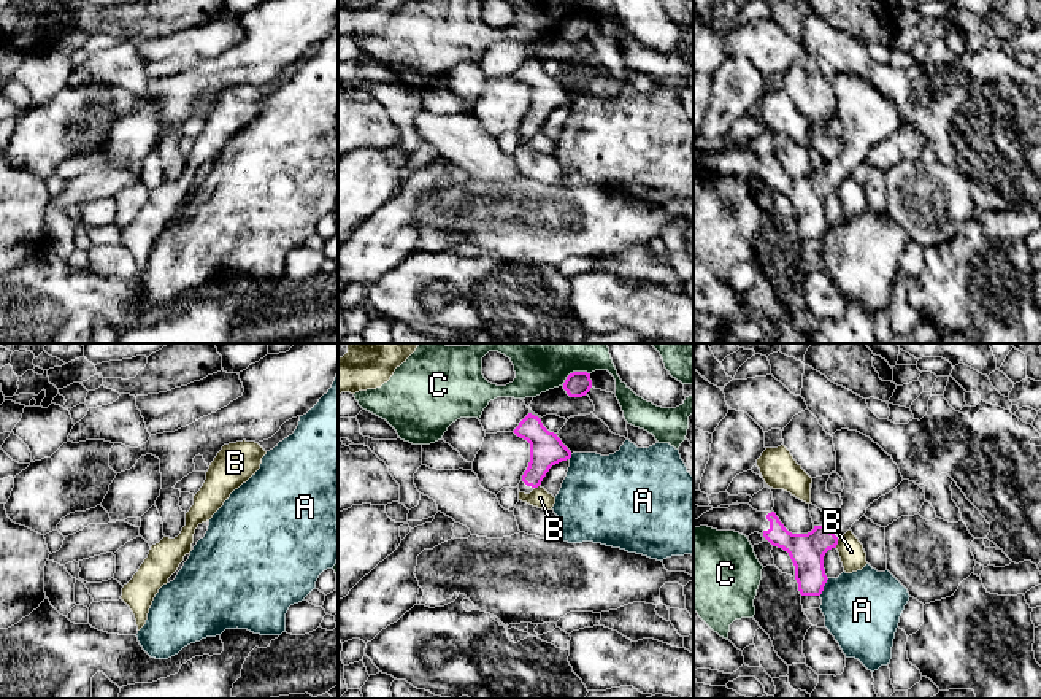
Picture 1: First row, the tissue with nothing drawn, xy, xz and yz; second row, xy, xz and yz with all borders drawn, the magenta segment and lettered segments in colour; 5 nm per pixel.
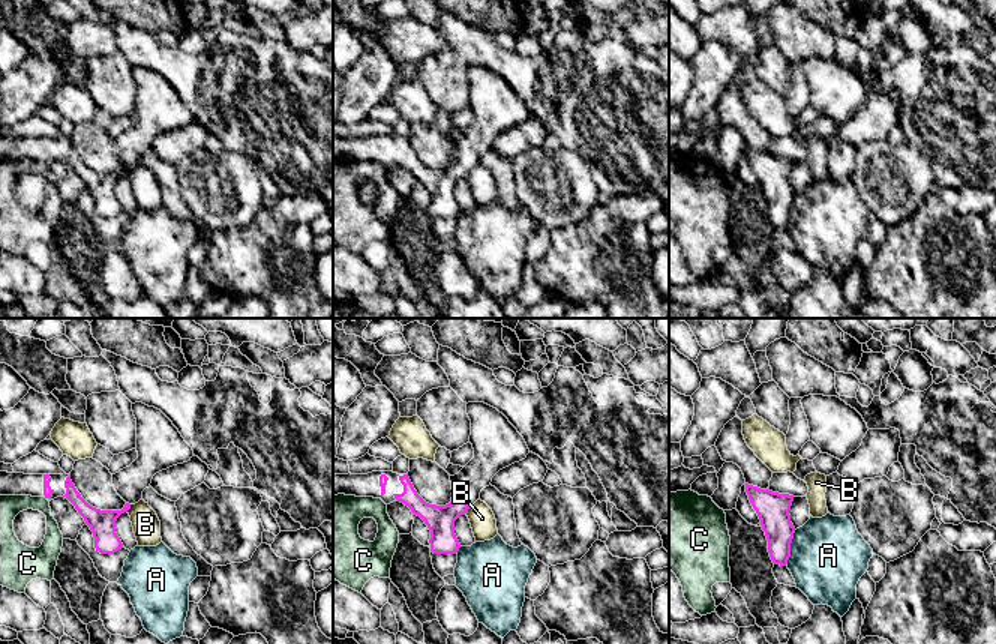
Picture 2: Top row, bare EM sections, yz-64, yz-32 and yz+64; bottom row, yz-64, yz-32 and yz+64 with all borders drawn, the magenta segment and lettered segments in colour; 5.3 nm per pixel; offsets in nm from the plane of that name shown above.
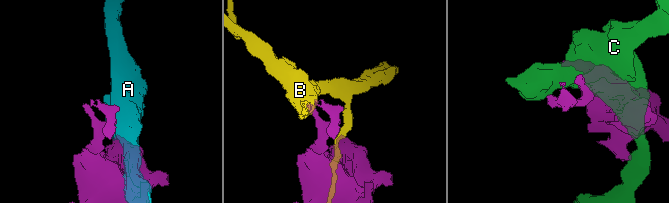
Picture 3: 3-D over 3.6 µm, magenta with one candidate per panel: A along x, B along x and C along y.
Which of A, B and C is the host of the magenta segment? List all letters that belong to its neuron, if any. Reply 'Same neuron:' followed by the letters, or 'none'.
Same neuron: none

